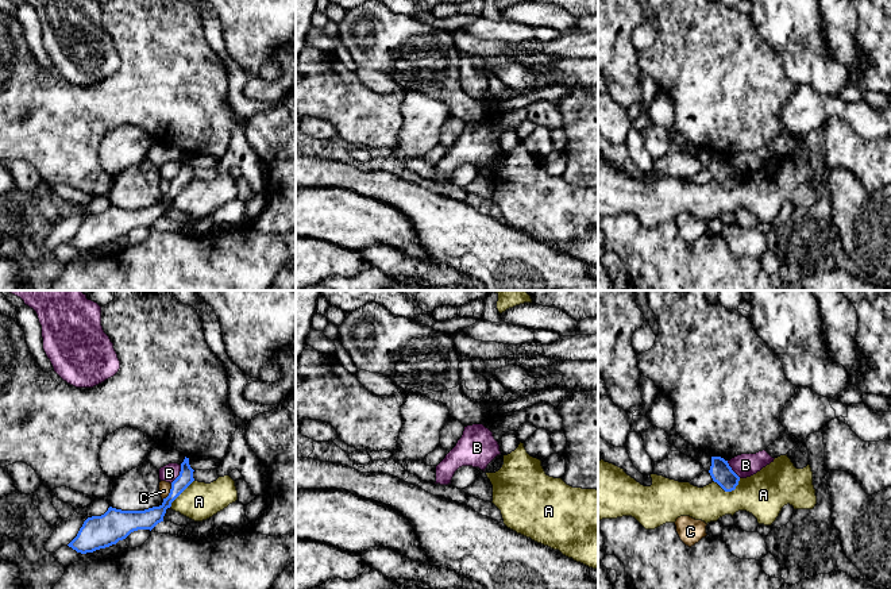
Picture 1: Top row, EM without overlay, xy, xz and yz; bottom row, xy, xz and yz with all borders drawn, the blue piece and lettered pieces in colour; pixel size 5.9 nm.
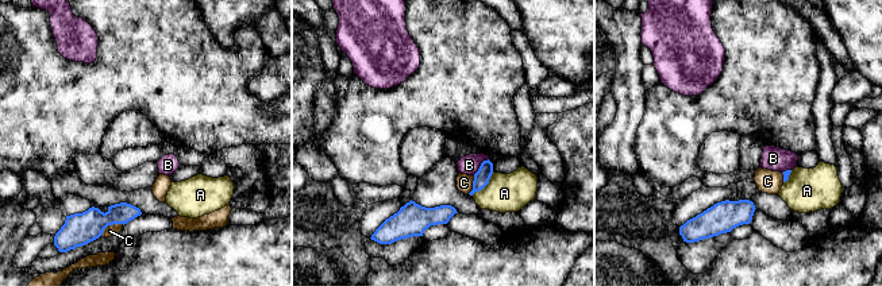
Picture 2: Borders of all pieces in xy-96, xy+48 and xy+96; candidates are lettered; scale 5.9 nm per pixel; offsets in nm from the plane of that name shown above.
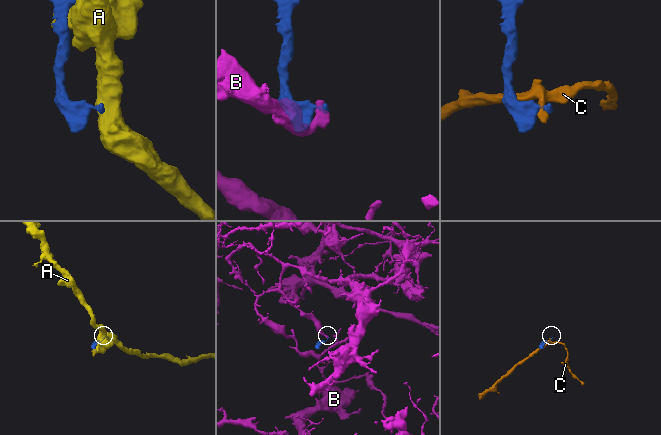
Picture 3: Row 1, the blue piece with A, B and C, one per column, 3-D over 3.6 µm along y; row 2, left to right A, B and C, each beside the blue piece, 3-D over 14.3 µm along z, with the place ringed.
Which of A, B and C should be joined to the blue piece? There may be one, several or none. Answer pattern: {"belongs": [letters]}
{"belongs": []}

